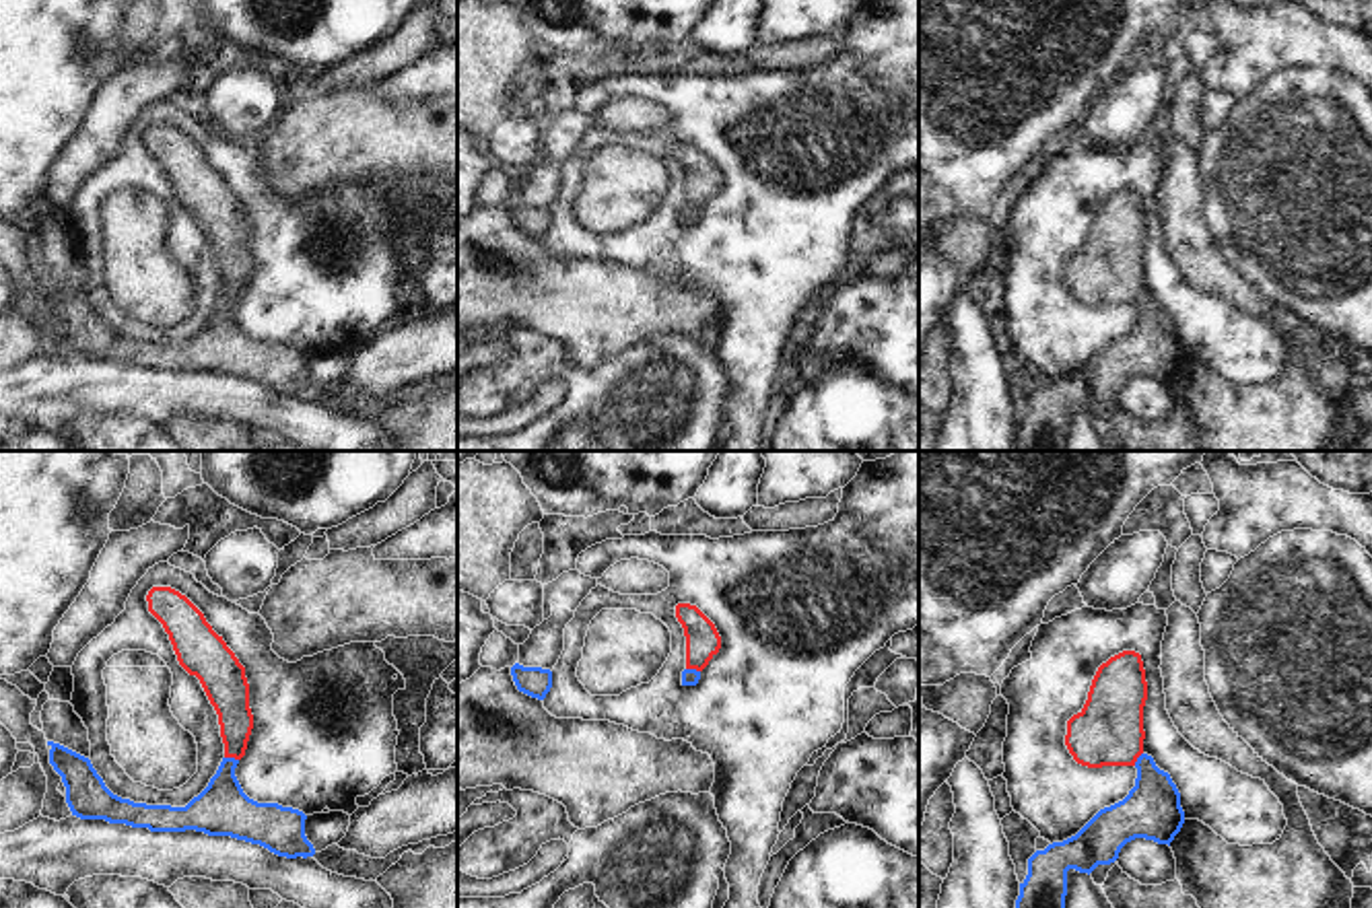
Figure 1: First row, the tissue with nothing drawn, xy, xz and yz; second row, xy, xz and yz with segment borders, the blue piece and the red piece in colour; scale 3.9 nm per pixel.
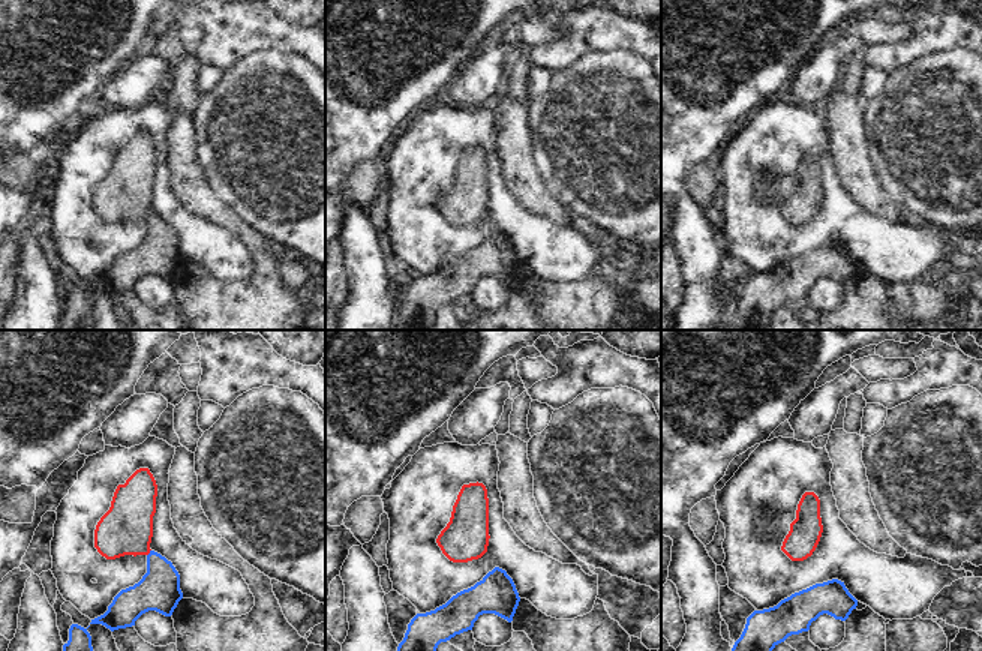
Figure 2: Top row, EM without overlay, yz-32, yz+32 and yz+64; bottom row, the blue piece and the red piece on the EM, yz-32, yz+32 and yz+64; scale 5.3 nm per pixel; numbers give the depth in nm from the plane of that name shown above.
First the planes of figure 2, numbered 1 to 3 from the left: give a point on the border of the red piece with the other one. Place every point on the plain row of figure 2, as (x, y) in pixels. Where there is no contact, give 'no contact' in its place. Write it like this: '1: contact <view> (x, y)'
1: contact yz-32 (150, 216)
2: no contact
3: no contact

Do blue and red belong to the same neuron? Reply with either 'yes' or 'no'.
yes

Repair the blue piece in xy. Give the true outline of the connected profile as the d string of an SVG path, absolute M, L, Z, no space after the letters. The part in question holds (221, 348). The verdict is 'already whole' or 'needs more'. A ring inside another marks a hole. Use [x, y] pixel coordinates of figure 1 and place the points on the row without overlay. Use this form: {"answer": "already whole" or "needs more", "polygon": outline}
{"answer": "needs more", "polygon": "M152 126L146 140L169 173L179 204L200 218L214 245L225 296L208 325L185 346L146 344L113 334L89 296L47 280L49 303L62 315L72 354L150 371L196 369L260 383L286 397L313 395L315 387L305 375L307 354L249 338L235 315L253 268L245 206L185 134L171 126Z"}

